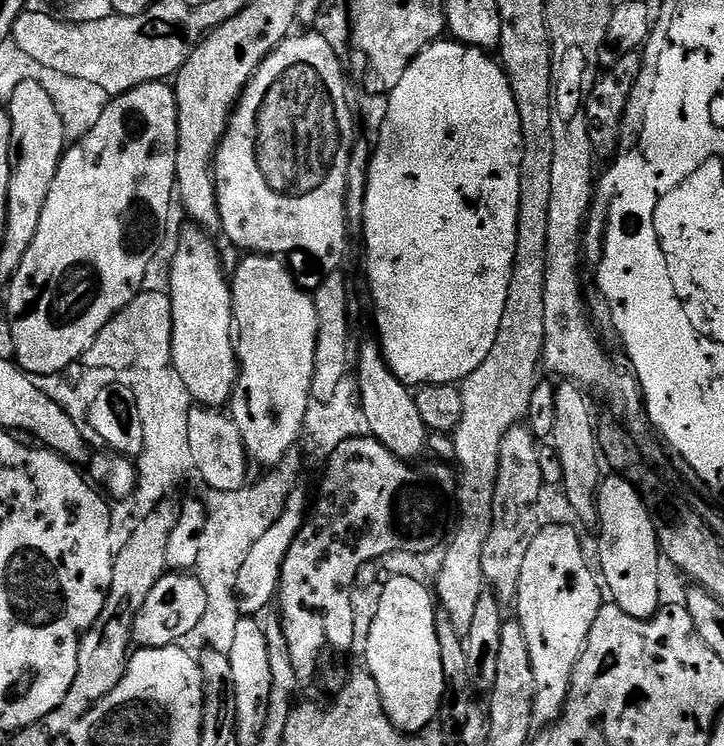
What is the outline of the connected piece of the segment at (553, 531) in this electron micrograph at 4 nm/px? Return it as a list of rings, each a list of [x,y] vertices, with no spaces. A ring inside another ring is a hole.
[[[545,523],[526,554],[514,609],[526,634],[526,646],[530,646],[530,666],[534,670],[533,725],[553,724],[568,700],[574,666],[584,652],[590,626],[594,626],[602,603],[602,584],[594,568],[593,572],[584,557],[579,534],[564,524]]]

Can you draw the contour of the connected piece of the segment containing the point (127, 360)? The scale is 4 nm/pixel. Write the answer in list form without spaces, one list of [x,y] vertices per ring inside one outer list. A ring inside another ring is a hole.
[[[142,290],[102,328],[80,361],[85,369],[114,369],[118,374],[148,364],[152,373],[158,373],[161,368],[171,367],[172,356],[172,300],[166,292]]]

